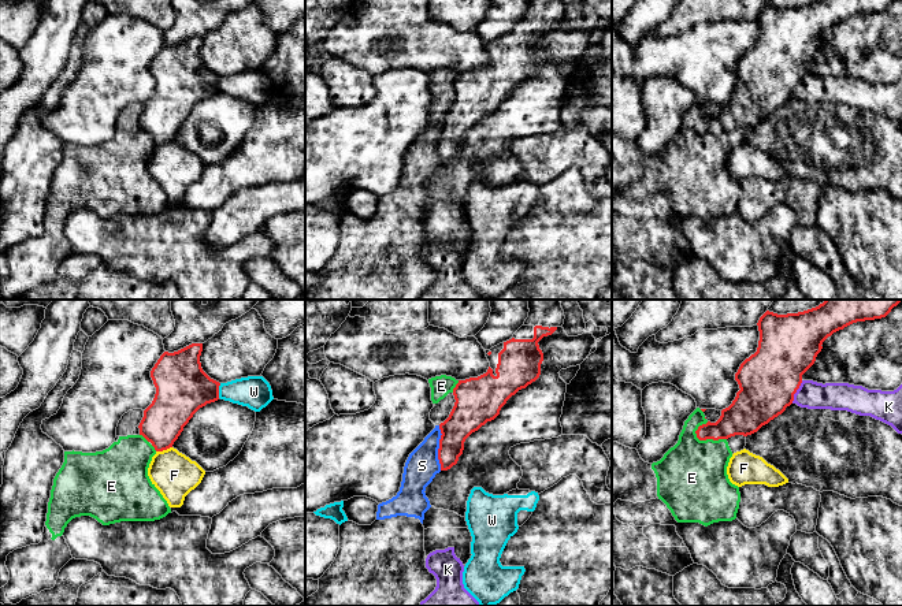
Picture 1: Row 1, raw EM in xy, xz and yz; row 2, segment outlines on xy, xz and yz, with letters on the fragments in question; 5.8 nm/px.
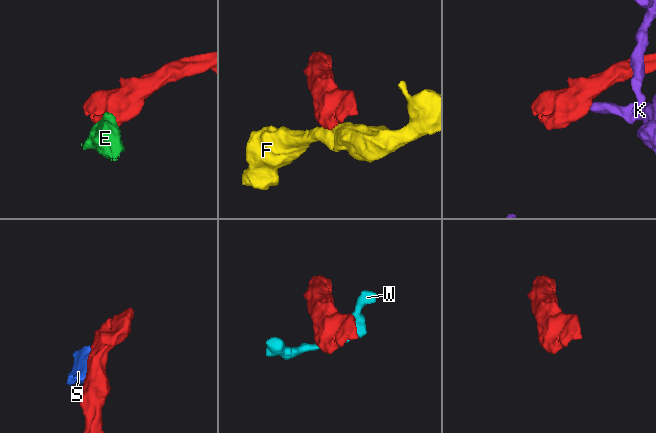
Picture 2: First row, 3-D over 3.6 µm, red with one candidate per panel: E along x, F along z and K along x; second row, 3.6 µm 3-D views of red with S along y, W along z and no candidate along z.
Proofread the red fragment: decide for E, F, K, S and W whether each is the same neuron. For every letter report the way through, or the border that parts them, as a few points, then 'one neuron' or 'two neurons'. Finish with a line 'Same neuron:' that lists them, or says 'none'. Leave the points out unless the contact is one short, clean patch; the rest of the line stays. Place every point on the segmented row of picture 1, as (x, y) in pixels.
E: along yz (694, 431), (700, 439), (726, 439) | two neurons
F: two neurons
K: along yz (802, 380), (791, 402) | two neurons
S: two neurons
W: two neurons
Same neuron: none

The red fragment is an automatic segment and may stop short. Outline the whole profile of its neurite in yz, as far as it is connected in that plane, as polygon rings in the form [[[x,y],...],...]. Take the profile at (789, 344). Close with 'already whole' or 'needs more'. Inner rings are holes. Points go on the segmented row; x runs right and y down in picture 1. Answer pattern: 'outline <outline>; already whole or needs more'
outline [[[825,300],[798,313],[766,311],[757,323],[757,352],[735,373],[740,390],[716,423],[698,427],[697,438],[719,440],[757,432],[793,404],[802,375],[828,337],[853,323],[886,317],[901,301]]]; already whole

